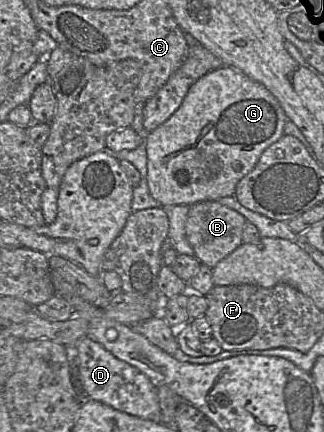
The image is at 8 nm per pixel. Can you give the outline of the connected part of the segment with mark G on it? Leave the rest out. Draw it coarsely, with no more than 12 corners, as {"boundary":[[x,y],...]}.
{"boundary":[[222,66],[145,138],[162,206],[234,196],[284,135],[273,94]]}

